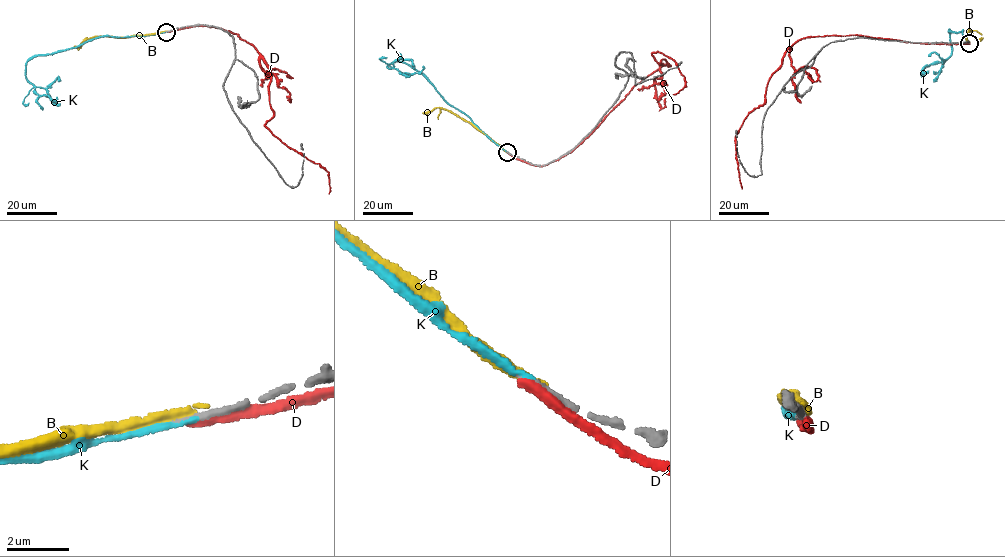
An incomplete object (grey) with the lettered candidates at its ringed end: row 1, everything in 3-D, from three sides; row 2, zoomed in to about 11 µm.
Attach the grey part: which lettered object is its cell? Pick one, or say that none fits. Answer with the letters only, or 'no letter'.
K

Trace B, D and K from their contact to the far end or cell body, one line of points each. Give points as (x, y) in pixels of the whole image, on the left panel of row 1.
B: (167, 31), (130, 36), (95, 36), (74, 47)
D: (168, 31), (215, 26), (236, 34), (254, 46), (269, 71), (273, 115), (265, 126), (328, 173), (328, 193)
K: (167, 31), (97, 37), (80, 46), (32, 58), (26, 63), (26, 78), (34, 91), (51, 99), (57, 97)

